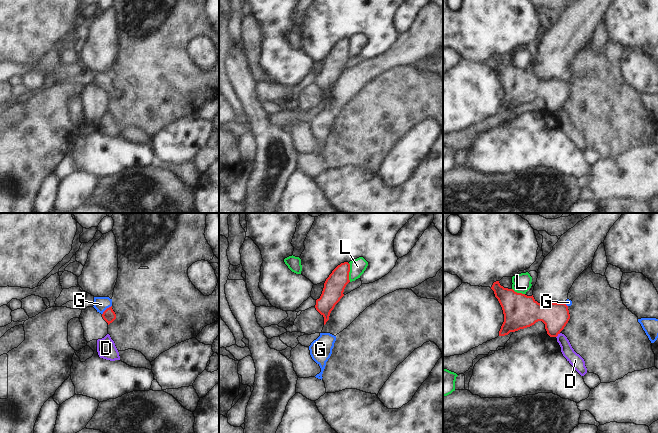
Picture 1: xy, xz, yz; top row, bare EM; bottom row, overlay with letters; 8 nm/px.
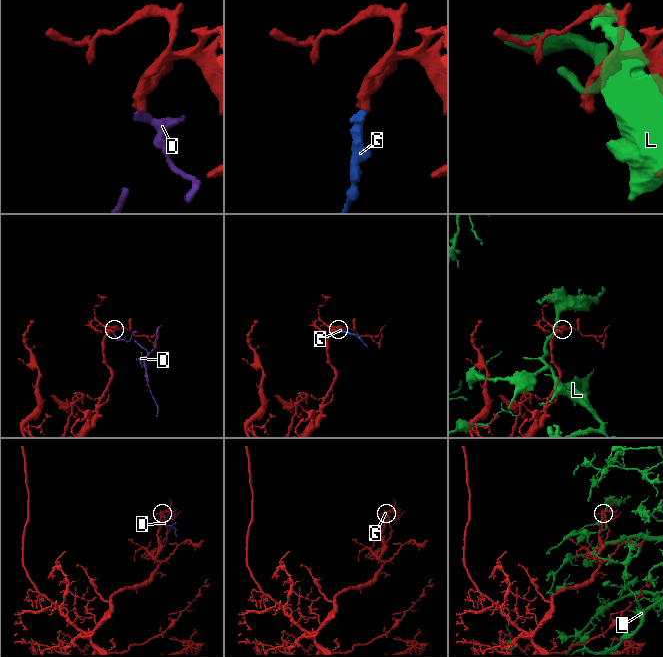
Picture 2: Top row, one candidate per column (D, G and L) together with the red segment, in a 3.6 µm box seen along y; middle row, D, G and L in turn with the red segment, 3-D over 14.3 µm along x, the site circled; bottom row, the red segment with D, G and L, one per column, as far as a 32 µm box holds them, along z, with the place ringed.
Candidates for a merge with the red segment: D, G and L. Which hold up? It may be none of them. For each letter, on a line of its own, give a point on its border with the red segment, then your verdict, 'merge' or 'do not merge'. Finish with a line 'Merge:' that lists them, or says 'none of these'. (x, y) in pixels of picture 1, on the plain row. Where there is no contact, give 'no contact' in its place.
D: meets red in yz at (557, 111); do not merge
G: meets red in xy at (106, 85); merge
L: meets red in xz at (349, 47); do not merge
Merge: G

